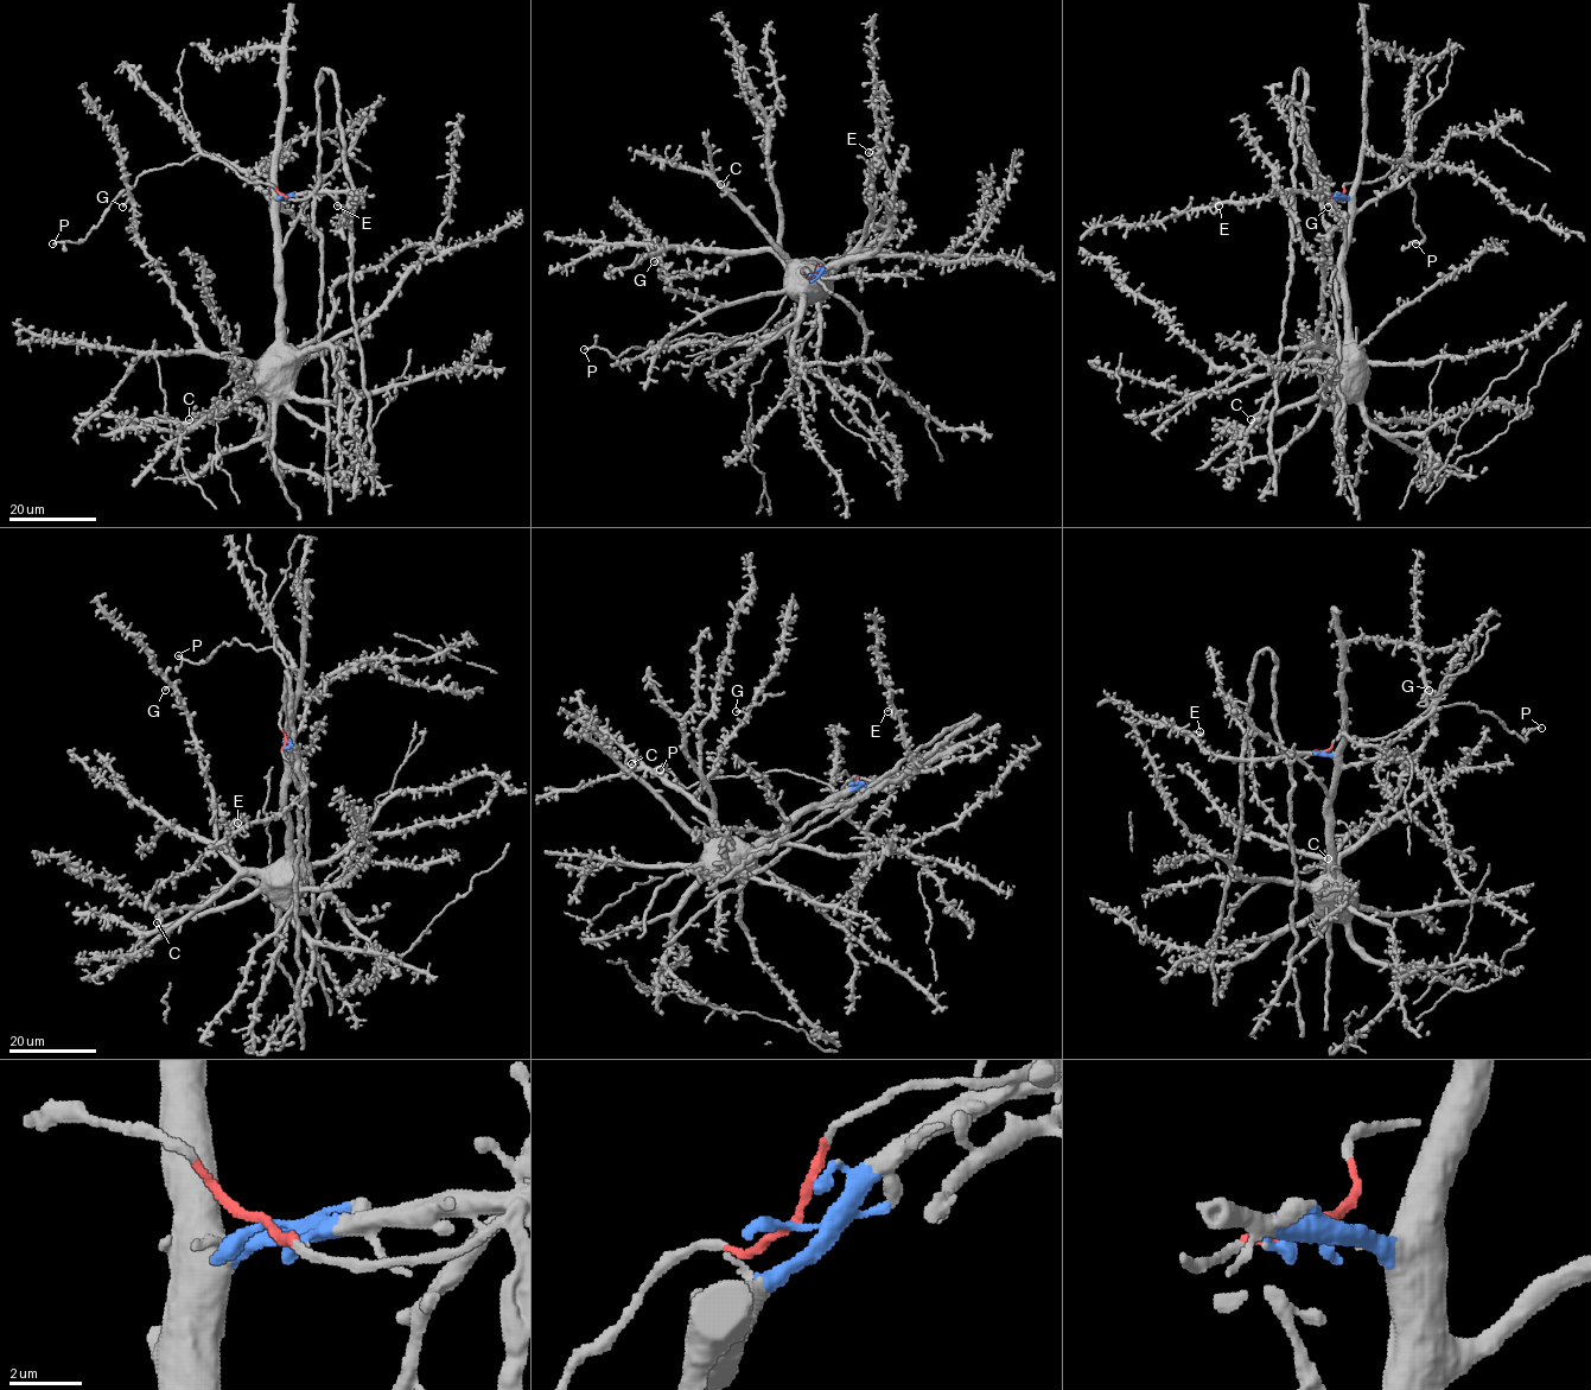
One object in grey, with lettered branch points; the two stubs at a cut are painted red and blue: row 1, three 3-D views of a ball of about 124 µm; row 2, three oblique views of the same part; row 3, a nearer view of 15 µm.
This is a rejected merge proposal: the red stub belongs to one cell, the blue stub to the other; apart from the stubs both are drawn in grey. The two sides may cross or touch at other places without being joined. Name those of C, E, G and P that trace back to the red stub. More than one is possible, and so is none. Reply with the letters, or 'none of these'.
P

